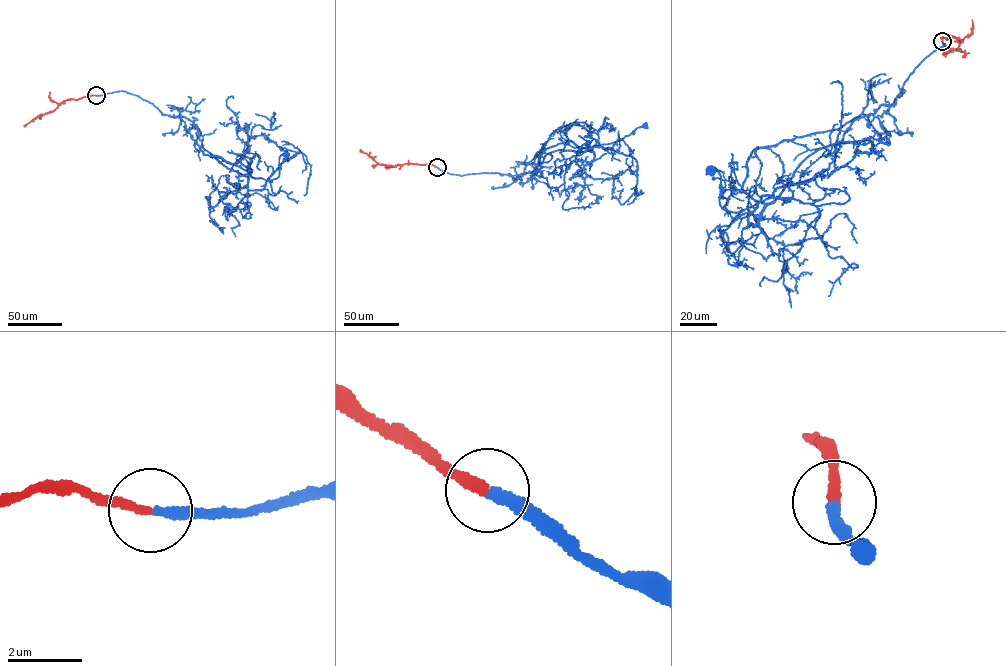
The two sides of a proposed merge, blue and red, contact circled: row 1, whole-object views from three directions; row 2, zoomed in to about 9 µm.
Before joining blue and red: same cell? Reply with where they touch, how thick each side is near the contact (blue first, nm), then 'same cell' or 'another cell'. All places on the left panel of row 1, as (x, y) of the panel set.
(96, 95) | 240/220 nm | same cell

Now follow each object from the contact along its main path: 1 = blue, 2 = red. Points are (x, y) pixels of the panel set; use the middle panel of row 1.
1: (437, 167), (461, 176), (519, 175), (532, 172), (547, 154), (588, 151), (645, 126)
2: (437, 167), (430, 164), (379, 164), (360, 149)

